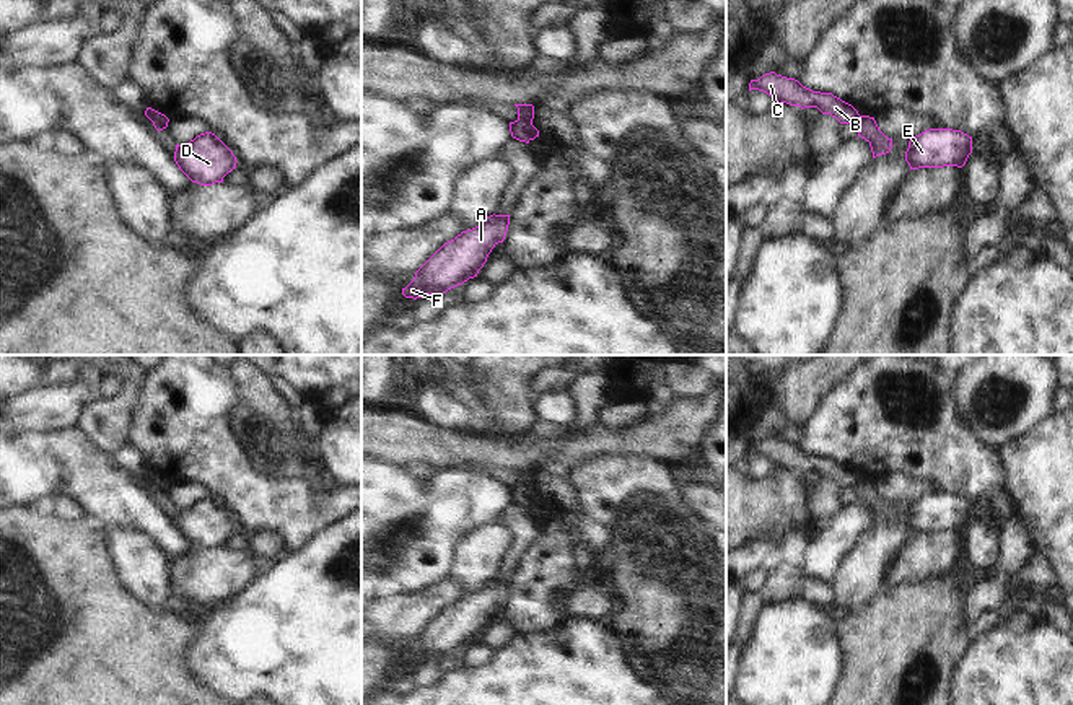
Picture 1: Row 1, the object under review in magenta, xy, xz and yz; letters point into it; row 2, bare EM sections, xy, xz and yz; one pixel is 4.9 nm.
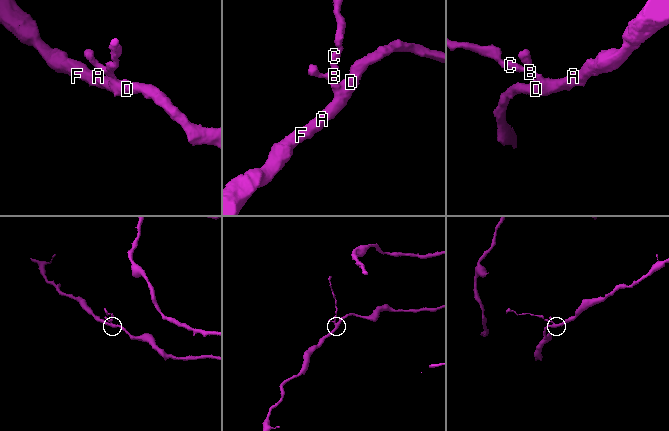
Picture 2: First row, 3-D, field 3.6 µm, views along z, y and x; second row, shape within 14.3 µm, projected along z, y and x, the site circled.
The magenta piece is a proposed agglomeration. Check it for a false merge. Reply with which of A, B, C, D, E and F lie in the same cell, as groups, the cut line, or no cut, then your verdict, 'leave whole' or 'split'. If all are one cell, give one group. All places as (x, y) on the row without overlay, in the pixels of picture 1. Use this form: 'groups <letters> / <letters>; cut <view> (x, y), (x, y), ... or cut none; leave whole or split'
groups A D E F / B C; cut xz (518, 482), (531, 489); split

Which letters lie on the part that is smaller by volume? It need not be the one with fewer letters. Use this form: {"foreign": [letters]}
{"foreign": ["B", "C"]}

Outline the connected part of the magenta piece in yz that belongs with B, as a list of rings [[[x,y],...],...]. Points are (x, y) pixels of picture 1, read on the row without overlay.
[[[775,436],[762,440],[759,444],[751,444],[749,456],[759,454],[775,462],[778,469],[786,467],[790,471],[817,472],[822,479],[830,479],[840,488],[855,488],[860,484],[858,475],[834,461],[832,458],[812,456],[803,451],[795,443],[777,440]]]

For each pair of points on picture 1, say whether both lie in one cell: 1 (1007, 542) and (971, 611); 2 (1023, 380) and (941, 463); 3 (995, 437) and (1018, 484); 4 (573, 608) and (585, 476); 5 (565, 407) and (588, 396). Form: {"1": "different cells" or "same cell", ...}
{"1": "same cell", "2": "different cells", "3": "different cells", "4": "different cells", "5": "different cells"}

